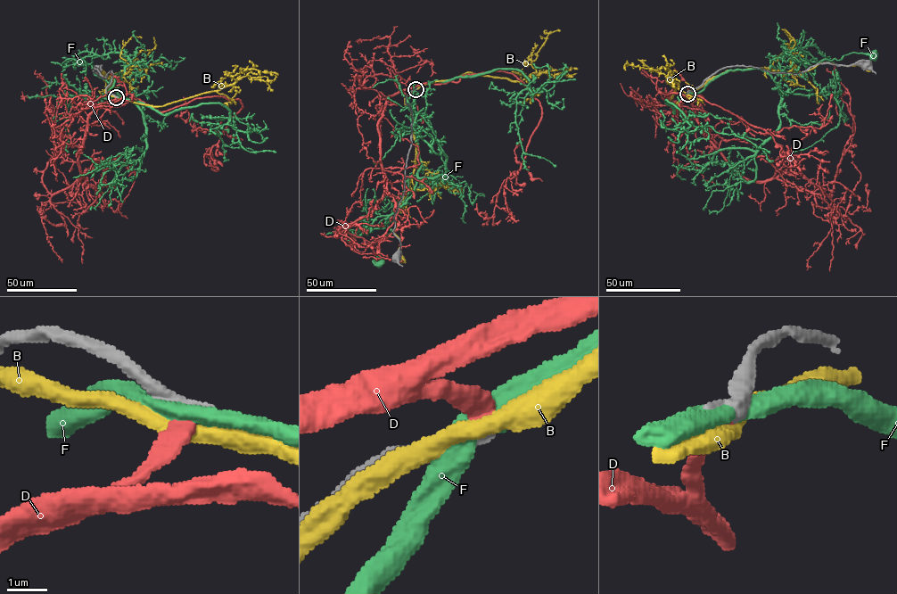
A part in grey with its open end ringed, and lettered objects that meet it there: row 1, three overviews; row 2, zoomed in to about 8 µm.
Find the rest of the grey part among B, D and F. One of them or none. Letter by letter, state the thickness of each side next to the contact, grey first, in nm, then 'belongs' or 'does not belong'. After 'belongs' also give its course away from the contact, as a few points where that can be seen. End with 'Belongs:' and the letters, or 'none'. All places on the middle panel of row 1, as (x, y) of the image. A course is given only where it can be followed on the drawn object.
B: calibres 240 and 400 nm; does not belong
D: calibres 280 and 360 nm; belongs; course (415, 89), (388, 97), (378, 124), (383, 195), (341, 227), (354, 235), (353, 247), (335, 227)
F: calibres 480 and 500 nm; does not belong
Belongs: D

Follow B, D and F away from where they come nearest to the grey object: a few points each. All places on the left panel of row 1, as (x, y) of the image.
B: (116, 97), (105, 92), (116, 73), (108, 78), (96, 68), (94, 70), (101, 70), (101, 73)
D: (116, 97), (89, 116), (78, 158), (83, 177), (51, 193), (42, 176), (54, 152), (52, 106), (36, 70)
F: (116, 96), (107, 95), (119, 73), (120, 81), (114, 89), (94, 73), (88, 64), (93, 65), (79, 61)

